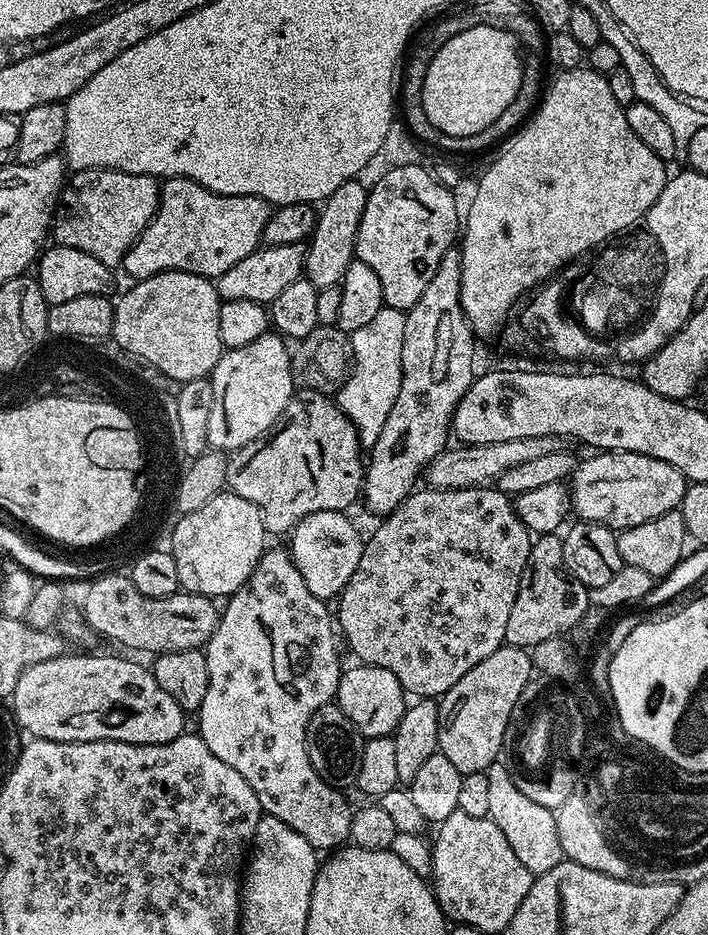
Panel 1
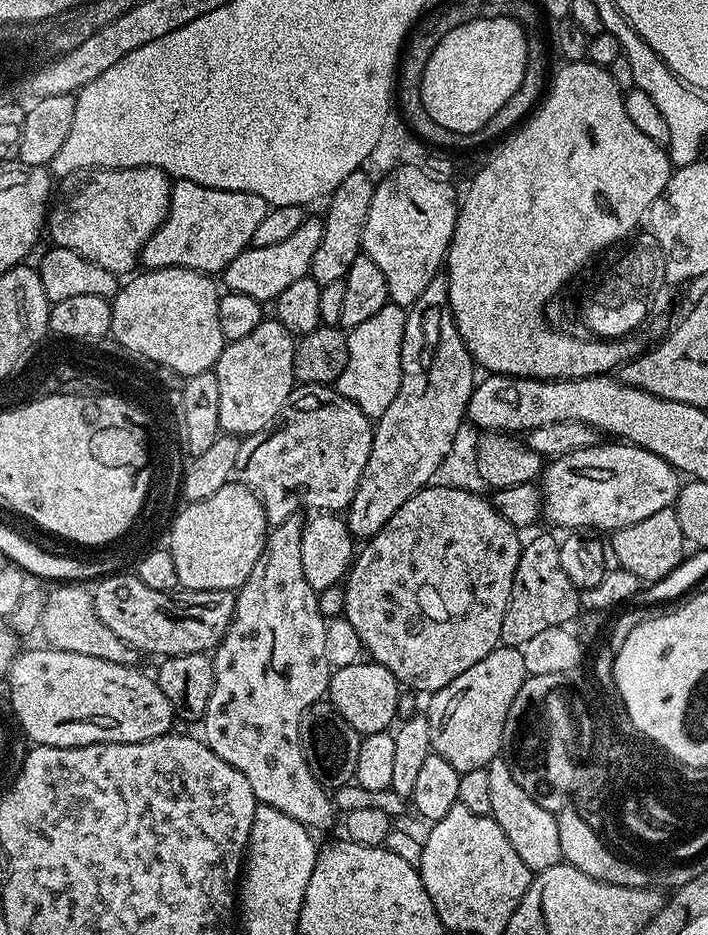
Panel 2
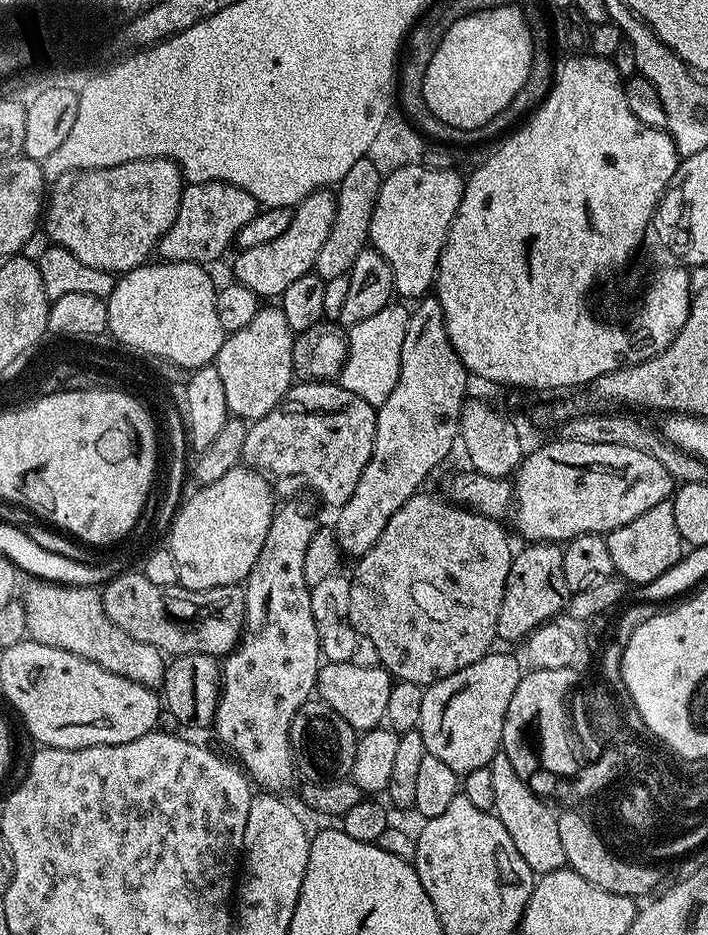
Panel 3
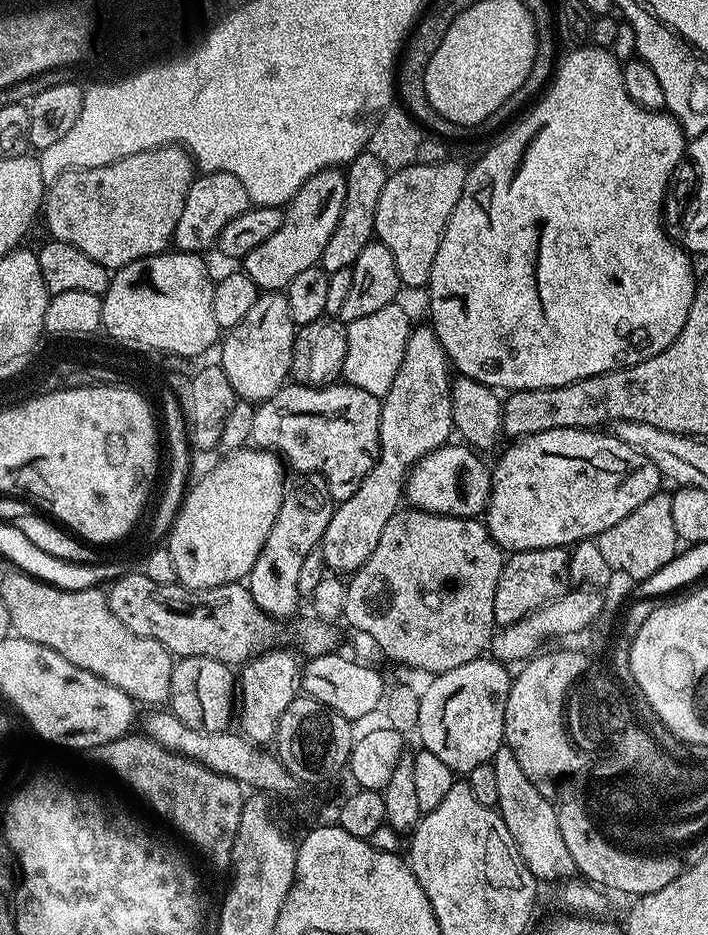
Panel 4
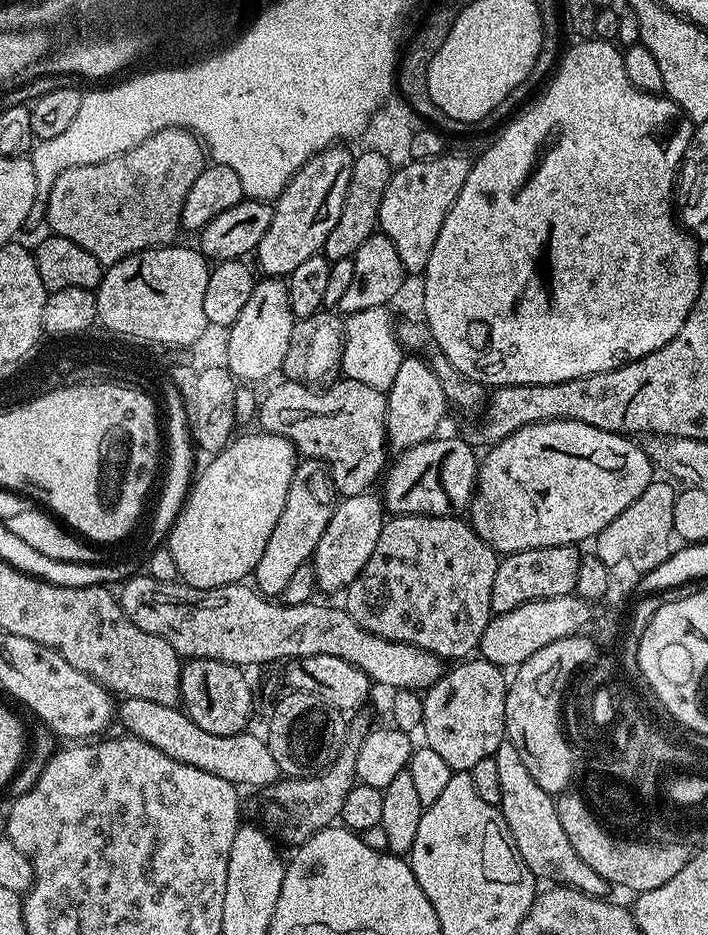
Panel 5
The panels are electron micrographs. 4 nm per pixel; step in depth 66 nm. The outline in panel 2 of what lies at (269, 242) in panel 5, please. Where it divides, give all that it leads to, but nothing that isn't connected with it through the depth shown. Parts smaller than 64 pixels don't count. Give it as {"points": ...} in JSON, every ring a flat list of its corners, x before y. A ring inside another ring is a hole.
{"points":[[309,215,302,222,302,226,298,226,298,230,294,230,294,234,290,234,290,238,283,242,274,246,245,248,242,254,238,254,238,258,234,258,234,262,230,262,230,266,224,268,223,287,234,294,246,294,246,298,254,298,261,302,276,301,282,290,286,290,286,286,311,273,314,250,318,250,318,242,322,242,323,233,323,219,319,215]]}

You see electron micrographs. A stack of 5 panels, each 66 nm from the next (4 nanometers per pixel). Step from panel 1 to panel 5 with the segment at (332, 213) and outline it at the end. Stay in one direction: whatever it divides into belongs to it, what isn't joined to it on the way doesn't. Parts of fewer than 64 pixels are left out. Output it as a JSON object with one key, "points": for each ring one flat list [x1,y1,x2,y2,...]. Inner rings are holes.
{"points":[[361,151,352,162,350,186,346,190,346,202,342,206,342,214,338,214,338,222,334,230,330,230,330,238,326,238,322,255,333,260,347,260,355,256,358,246,366,242,377,231,380,223,380,207,382,194,386,194,386,186,390,182,394,168,380,154]]}

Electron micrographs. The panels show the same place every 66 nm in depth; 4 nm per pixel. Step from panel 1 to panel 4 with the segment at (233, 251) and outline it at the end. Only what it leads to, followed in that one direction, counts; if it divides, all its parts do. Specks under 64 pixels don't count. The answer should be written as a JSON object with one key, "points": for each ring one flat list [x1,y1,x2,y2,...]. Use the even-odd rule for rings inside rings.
{"points":[[205,172,197,175,186,194,186,206,182,206,178,226,174,226,172,244,181,252,207,253,207,248,219,241,226,222,238,218,238,214,247,212,249,207,246,186,242,186,242,182,234,178,234,174]]}

